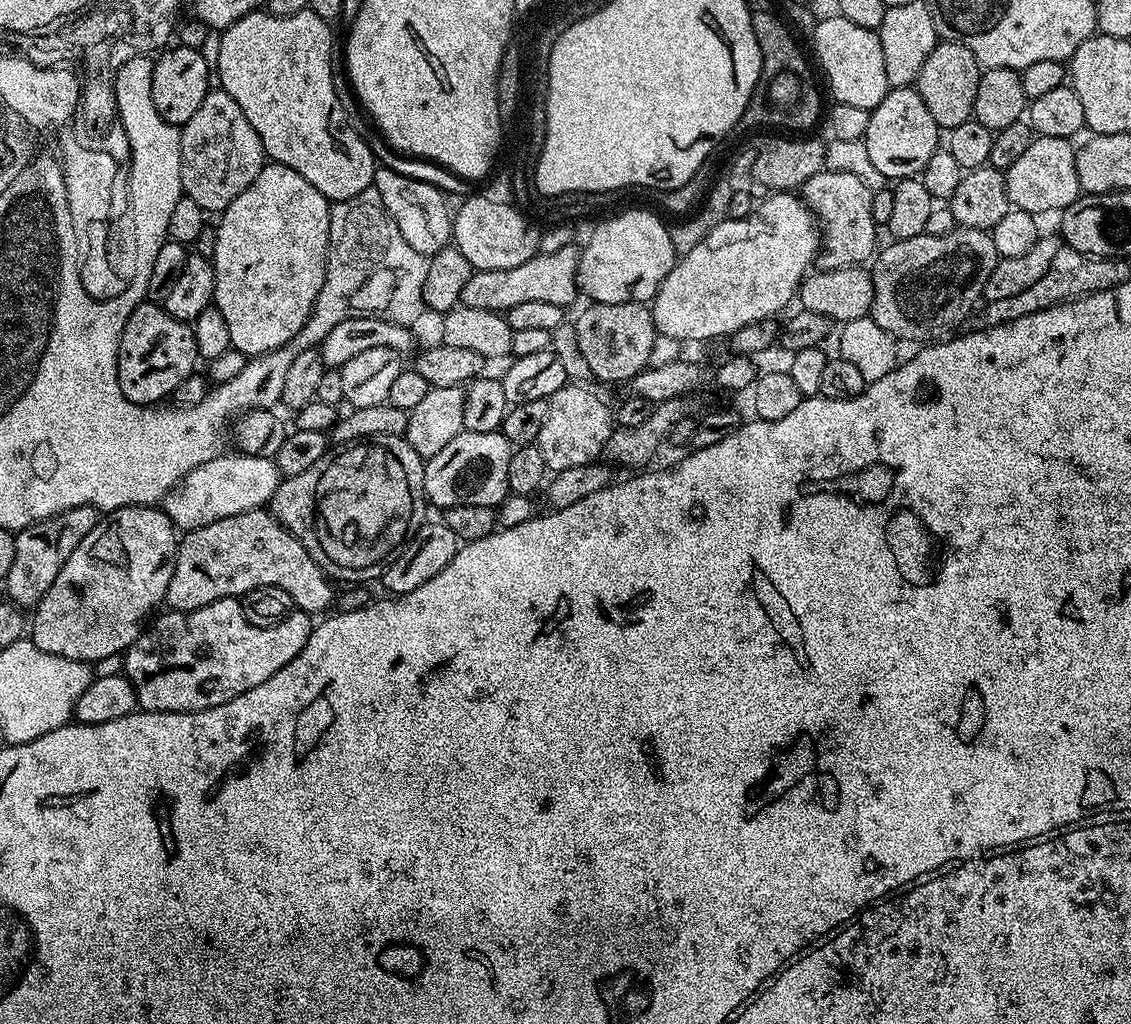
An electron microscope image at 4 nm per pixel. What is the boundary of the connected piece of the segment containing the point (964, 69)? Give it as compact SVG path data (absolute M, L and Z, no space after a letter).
M953 40L938 42L934 50L930 50L930 58L922 62L922 70L914 87L941 130L962 126L962 122L973 119L974 98L978 95L981 71L974 54L970 54L966 46L955 44Z

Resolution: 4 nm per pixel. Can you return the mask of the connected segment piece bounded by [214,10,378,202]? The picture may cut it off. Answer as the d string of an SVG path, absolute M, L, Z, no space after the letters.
M267 10L251 12L238 18L238 22L234 22L229 28L223 29L219 33L220 45L216 48L216 60L214 56L214 72L215 75L216 72L220 75L219 87L226 94L230 94L230 98L234 98L234 102L238 102L238 106L242 106L242 114L246 114L246 122L250 122L250 126L254 126L258 138L262 142L265 157L282 166L290 166L290 170L298 170L298 174L302 174L302 178L306 178L306 182L310 182L310 186L314 186L314 190L322 193L329 202L335 202L354 198L358 194L362 194L362 190L373 187L378 161L372 154L371 143L367 139L364 141L356 133L355 126L348 121L351 120L350 113L344 108L343 102L336 93L334 78L330 74L330 46L334 39L334 33L328 28L331 28L329 21L318 18L318 14L307 10L289 16L272 16Z

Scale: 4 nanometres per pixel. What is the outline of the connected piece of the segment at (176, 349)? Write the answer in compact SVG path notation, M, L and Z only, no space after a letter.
M137 303L122 330L118 350L118 386L127 400L145 406L167 401L178 382L197 371L196 364L198 357L191 327L174 318L159 303Z

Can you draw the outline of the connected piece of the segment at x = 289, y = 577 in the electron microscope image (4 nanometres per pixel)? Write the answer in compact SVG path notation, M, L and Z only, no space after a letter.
M263 507L221 518L200 529L185 531L179 537L172 565L174 574L164 595L164 604L174 612L193 612L202 606L210 606L210 602L239 598L258 586L278 586L278 590L286 590L293 605L309 614L327 613L327 608L334 604L338 596L337 589L332 589L334 584L328 573L321 570L314 558L310 558L306 546L302 546L302 542L298 542L298 538L294 538L294 534L290 534L290 530L286 530L271 511Z

